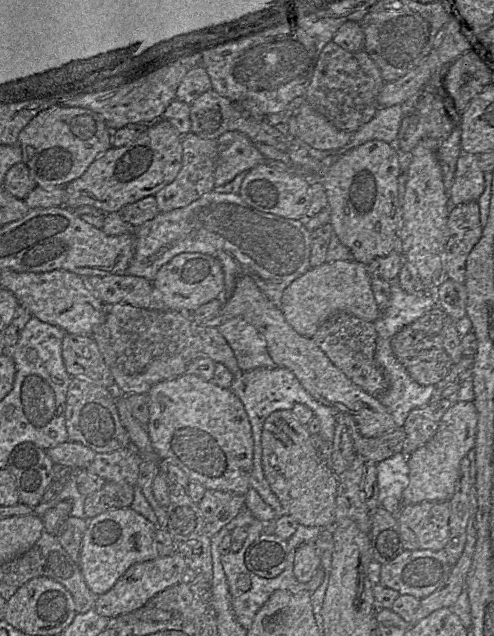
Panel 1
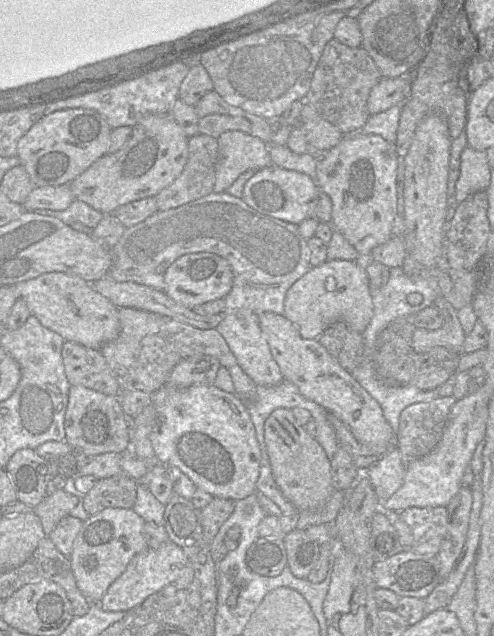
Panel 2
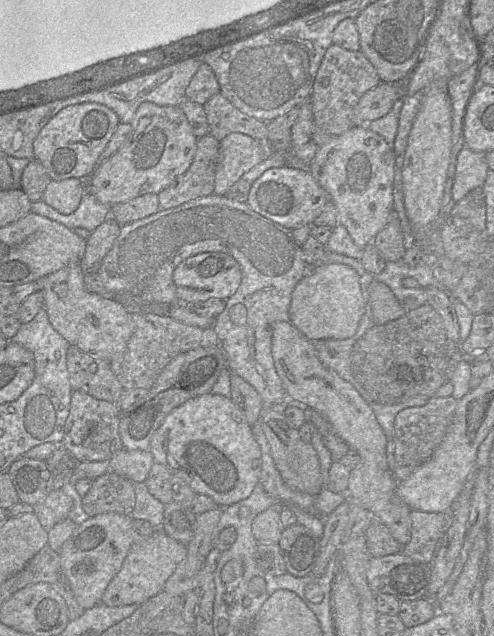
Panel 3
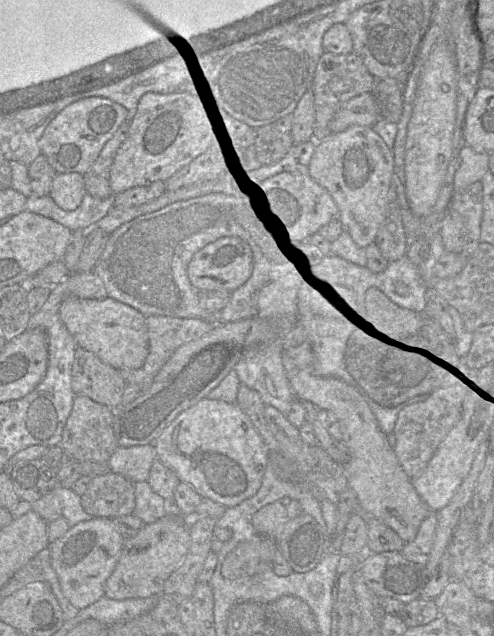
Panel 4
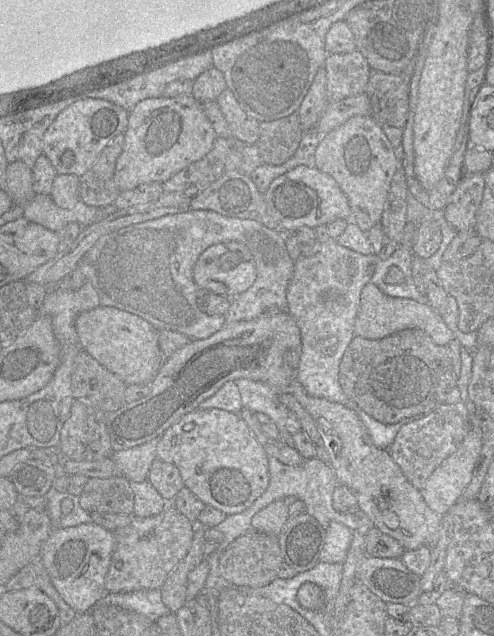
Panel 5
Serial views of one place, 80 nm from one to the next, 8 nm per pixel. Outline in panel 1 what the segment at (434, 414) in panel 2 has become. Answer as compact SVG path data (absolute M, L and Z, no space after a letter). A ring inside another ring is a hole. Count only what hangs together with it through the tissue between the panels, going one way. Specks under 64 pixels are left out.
M448 397L410 411L403 425L405 440L402 453L409 456L430 441L443 415L453 404L453 397Z

